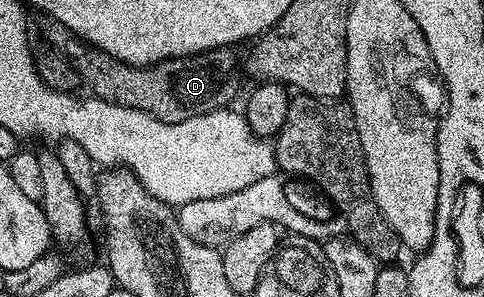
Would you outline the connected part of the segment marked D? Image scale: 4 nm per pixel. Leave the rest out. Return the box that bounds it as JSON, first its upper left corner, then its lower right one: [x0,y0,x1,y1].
[40,16,238,122]

